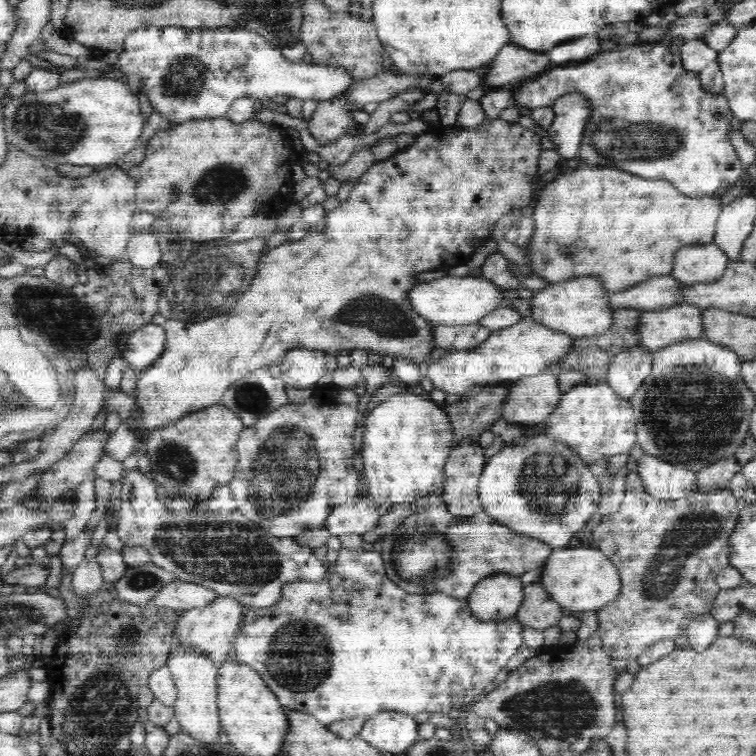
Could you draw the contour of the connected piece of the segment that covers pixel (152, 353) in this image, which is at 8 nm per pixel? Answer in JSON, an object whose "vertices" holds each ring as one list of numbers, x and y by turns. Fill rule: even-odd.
{"vertices":[[146,324,130,336,123,358,138,370,148,370,164,356,168,333,160,324]]}

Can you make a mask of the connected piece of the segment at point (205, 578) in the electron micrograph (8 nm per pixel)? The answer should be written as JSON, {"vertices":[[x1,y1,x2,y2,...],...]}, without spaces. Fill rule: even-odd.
{"vertices":[[144,467,134,468,124,474,120,517,116,534,124,547,140,547,150,555,150,561,164,570,173,572,181,582,196,584,215,590,220,597,230,597,245,611,266,608,278,600,282,584,296,581,319,581,325,576,324,561,316,559,312,549,297,543,295,537,278,538,268,532,246,528,246,516,230,512,230,516,215,514,188,514,181,517,166,514,156,493,156,484,144,475]]}

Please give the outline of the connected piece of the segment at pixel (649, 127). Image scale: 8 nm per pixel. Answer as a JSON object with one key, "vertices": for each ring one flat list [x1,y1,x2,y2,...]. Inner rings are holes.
{"vertices":[[662,40,650,43,646,41,636,42,632,45,624,45,612,50,600,52,599,55,596,55,589,60,585,60,579,66,558,66,549,73,539,76,538,80,530,81,530,84,525,84,516,91,518,97,520,97,520,106,528,107,530,109,550,105,562,96,582,96,583,100,586,100,589,105,588,109,590,109,590,114,586,116,586,122,584,122,584,128,582,128,577,155,578,158,584,158,588,165,617,168,618,170,631,172,638,176,646,176,646,178,650,179,666,179,672,184,676,184,680,192,684,192,684,194,688,194,688,196,698,196,700,194,717,194,720,193,720,190,726,190,732,187,740,176,745,176,743,171,746,170,742,161,739,159,736,147,731,139,731,134,734,130,730,125,730,120,732,120,734,113,731,111,730,102,726,99,725,90,718,94,706,92,706,90,702,88,700,73,701,70,688,70,681,60,681,55,670,52,669,44,664,43],[716,113,720,114,718,118,715,117]]}

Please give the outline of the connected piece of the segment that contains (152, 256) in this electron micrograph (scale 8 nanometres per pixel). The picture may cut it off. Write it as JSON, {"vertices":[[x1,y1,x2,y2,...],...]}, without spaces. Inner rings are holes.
{"vertices":[[136,232,128,239,124,255,132,264,150,268,160,262,162,250,158,240,150,232]]}

